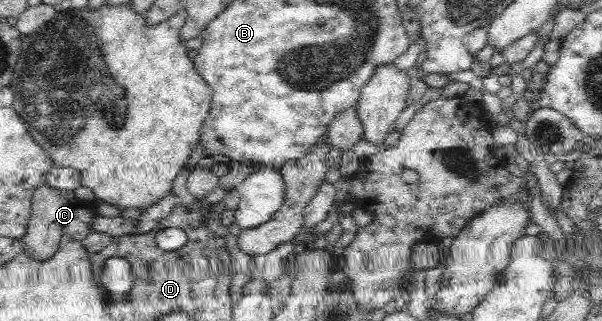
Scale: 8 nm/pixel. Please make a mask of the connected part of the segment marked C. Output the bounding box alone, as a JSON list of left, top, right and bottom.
[20,183,97,261]

